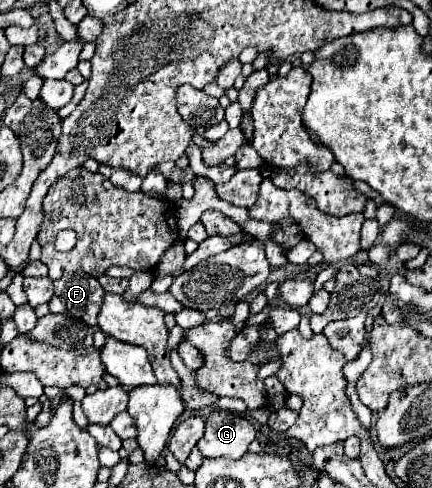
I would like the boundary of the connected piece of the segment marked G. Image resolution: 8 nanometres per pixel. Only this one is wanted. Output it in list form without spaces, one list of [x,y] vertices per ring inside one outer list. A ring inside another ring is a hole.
[[[212,410],[206,416],[206,432],[198,442],[204,458],[234,458],[240,460],[250,442],[256,438],[256,428],[242,416],[230,410]]]

